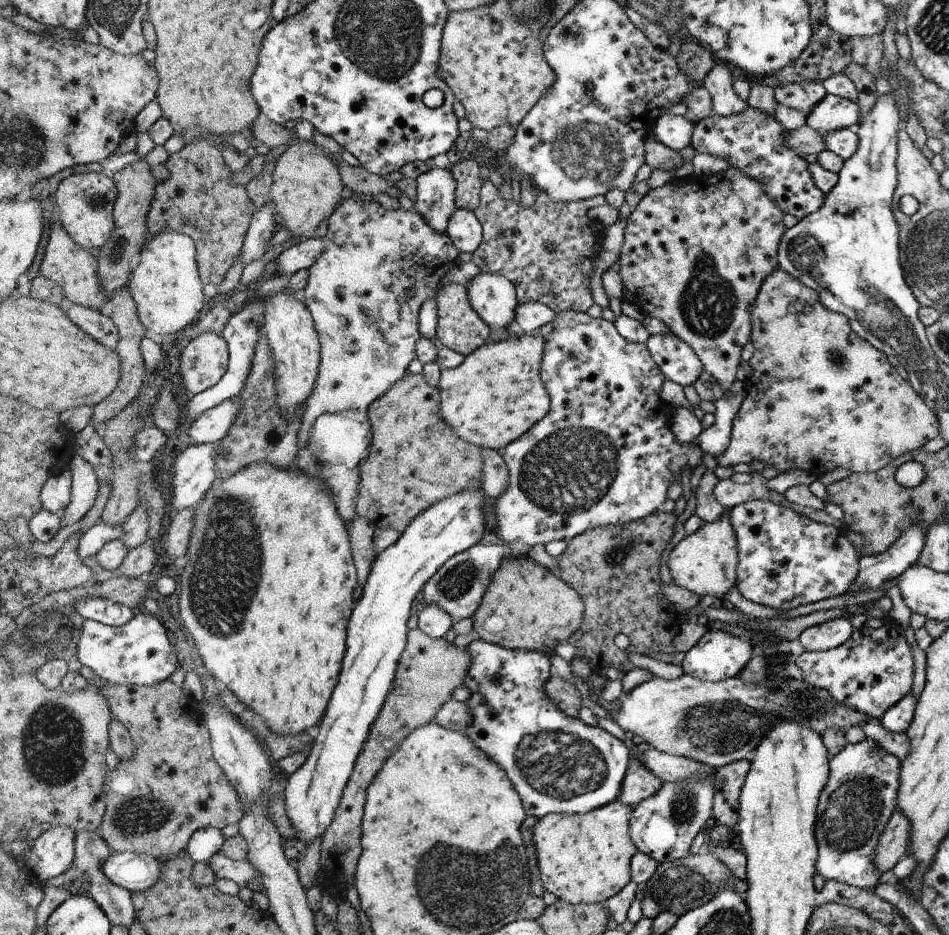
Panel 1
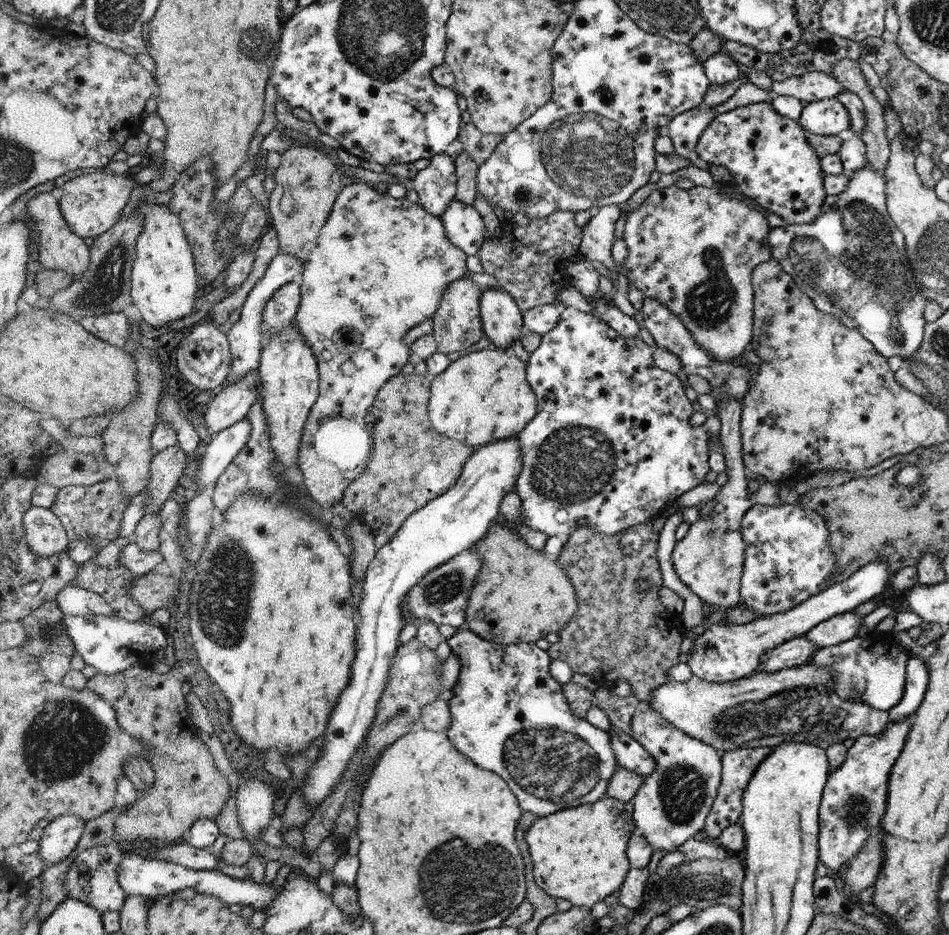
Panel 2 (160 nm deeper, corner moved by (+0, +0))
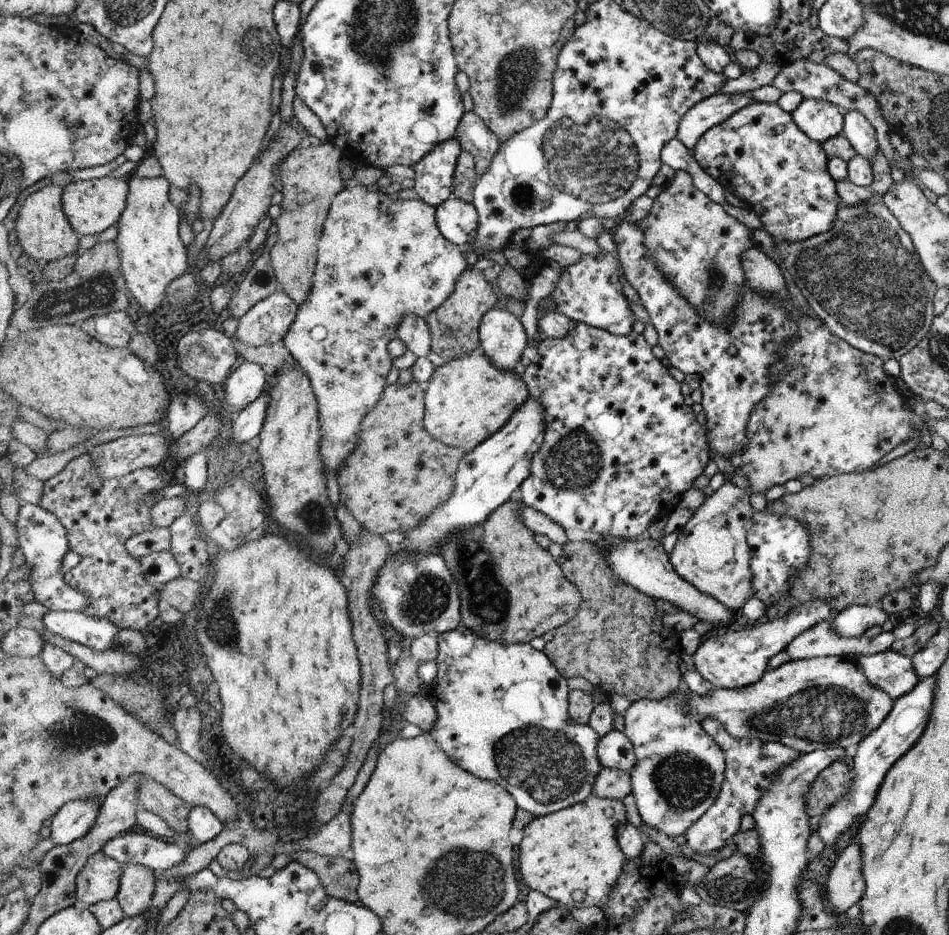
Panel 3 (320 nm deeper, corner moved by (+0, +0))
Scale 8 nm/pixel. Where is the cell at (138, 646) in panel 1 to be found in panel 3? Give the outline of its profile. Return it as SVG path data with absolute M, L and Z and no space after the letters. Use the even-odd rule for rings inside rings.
M50 611L45 624L52 632L99 651L114 650L114 640L121 630L110 619L91 617L82 611Z

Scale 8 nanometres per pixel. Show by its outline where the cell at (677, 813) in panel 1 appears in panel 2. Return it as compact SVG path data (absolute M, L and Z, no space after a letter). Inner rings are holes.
M652 707L633 714L630 726L630 736L652 755L657 764L655 771L643 778L632 800L634 822L654 851L659 848L674 852L698 830L704 830L704 820L707 820L712 802L720 791L724 768L721 754L709 743L692 738L672 726Z

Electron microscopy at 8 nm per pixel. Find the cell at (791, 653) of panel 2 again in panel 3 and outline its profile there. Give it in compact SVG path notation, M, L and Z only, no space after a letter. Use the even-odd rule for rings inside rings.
M824 619L800 633L789 642L786 650L792 661L830 655L869 657L890 650L897 641L893 632L882 633L875 638L860 635L841 637L833 629L833 619Z

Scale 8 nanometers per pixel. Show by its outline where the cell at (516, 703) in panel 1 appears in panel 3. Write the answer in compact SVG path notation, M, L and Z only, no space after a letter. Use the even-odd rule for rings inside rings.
M460 624L457 629L439 634L436 637L439 653L436 660L437 675L432 682L435 687L430 689L430 684L428 684L425 686L424 694L434 702L438 718L436 725L428 733L435 738L438 746L449 756L450 760L457 763L458 766L462 766L465 771L470 770L470 774L478 774L478 778L486 778L488 782L498 782L498 786L504 786L505 788L510 786L509 793L517 799L518 808L528 810L535 817L544 817L554 811L584 802L586 798L592 796L594 782L596 782L596 778L602 770L600 758L597 754L600 736L588 724L581 725L570 718L570 690L567 680L558 673L554 664L550 662L548 655L544 654L544 651L534 649L530 643L501 643L482 638L481 635L471 631L464 624Z

